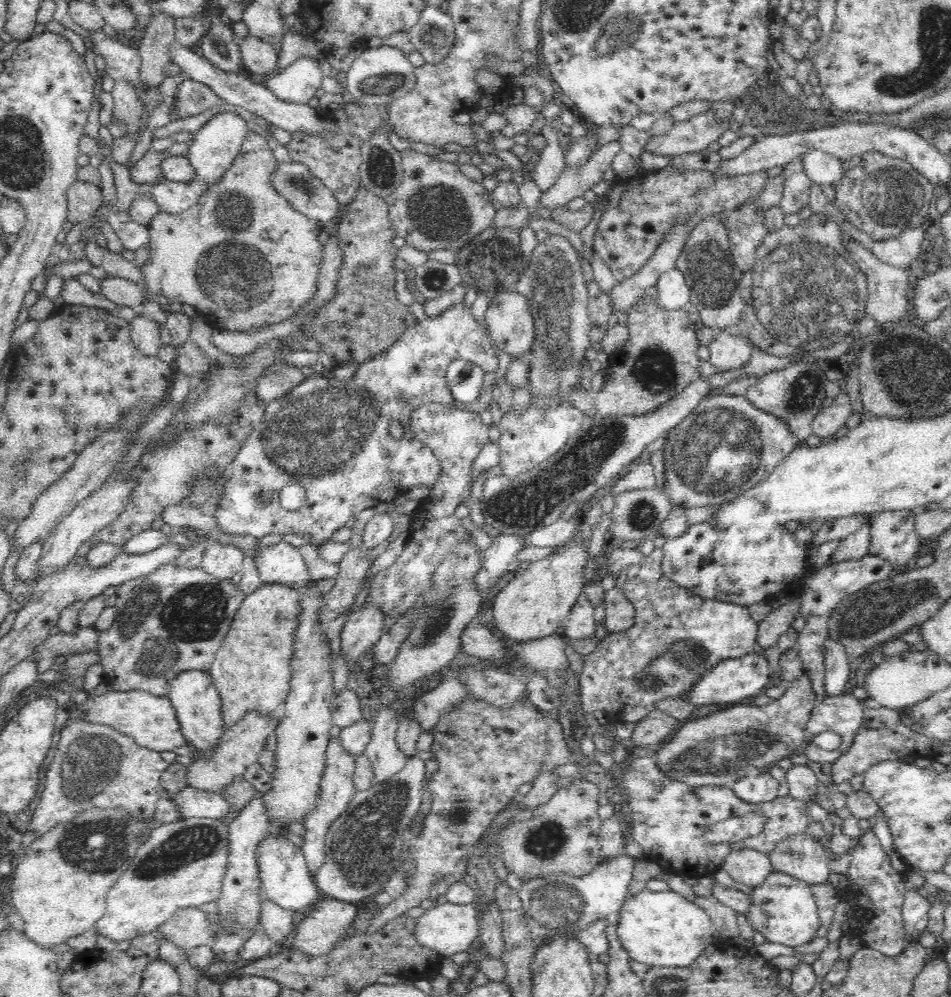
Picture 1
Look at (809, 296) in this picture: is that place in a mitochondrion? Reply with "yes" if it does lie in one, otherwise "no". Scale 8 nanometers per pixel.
yes

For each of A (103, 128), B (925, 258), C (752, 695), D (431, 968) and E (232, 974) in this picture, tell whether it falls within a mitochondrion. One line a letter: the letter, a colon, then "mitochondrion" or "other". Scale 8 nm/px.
A: other
B: other
C: other
D: other
E: other

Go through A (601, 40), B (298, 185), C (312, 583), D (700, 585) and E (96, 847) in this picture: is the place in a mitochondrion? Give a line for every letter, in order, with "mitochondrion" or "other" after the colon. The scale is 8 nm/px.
A: mitochondrion
B: mitochondrion
C: other
D: other
E: mitochondrion

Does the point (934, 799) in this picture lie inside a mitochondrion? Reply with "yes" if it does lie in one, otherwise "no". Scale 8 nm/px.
no

